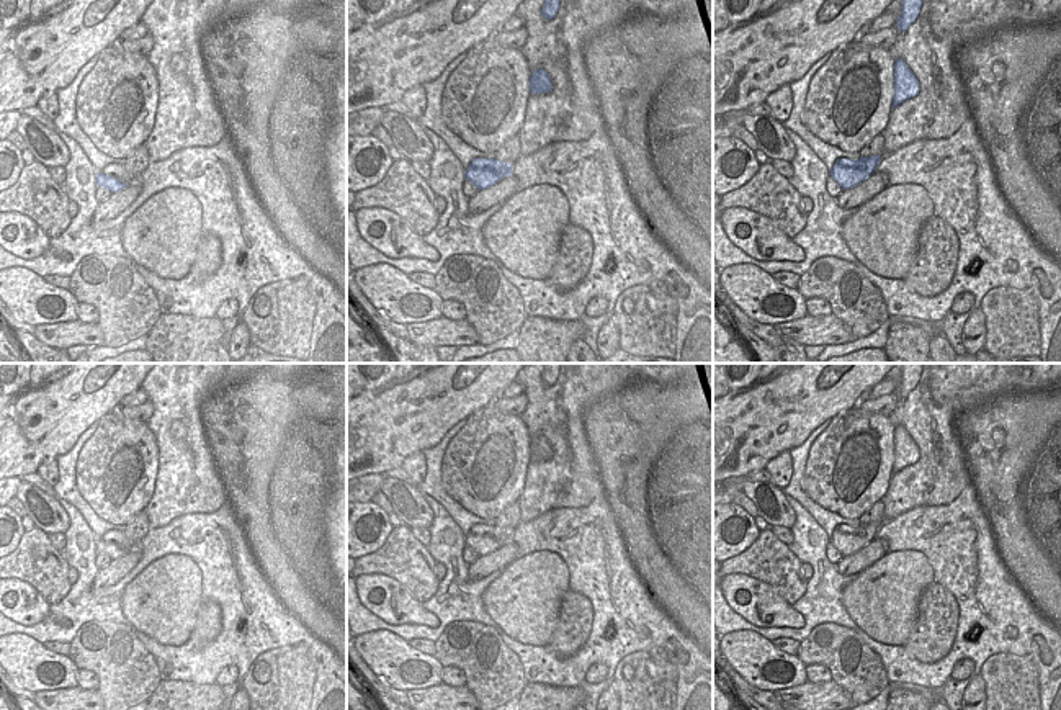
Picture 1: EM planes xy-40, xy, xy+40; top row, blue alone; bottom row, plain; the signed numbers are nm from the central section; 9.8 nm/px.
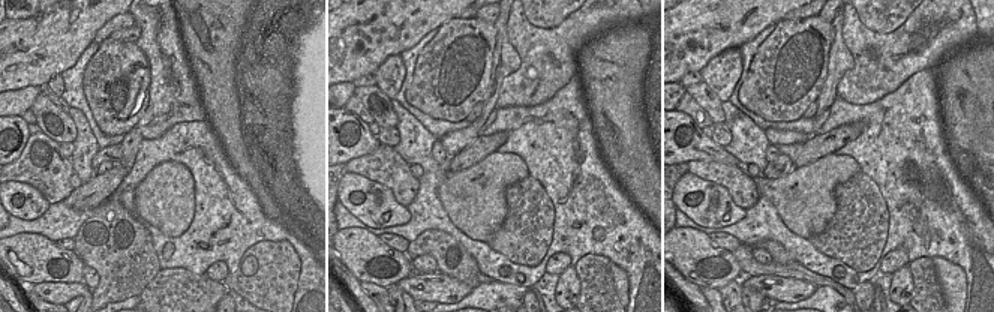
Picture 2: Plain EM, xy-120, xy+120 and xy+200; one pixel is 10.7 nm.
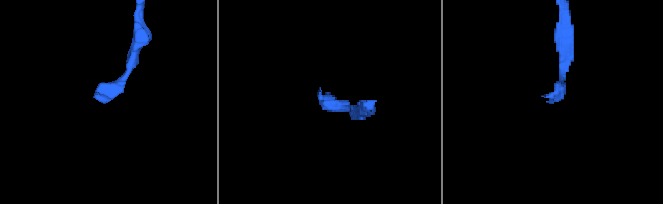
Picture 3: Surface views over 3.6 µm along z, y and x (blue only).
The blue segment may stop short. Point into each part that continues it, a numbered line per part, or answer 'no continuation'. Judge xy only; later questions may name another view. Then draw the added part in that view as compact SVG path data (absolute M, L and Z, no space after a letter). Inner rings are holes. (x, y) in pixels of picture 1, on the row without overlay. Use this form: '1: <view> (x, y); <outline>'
no continuation

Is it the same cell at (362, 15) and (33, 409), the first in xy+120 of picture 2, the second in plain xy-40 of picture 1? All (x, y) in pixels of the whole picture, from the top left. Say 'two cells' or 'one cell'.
one cell

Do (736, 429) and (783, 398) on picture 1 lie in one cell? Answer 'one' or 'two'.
one

